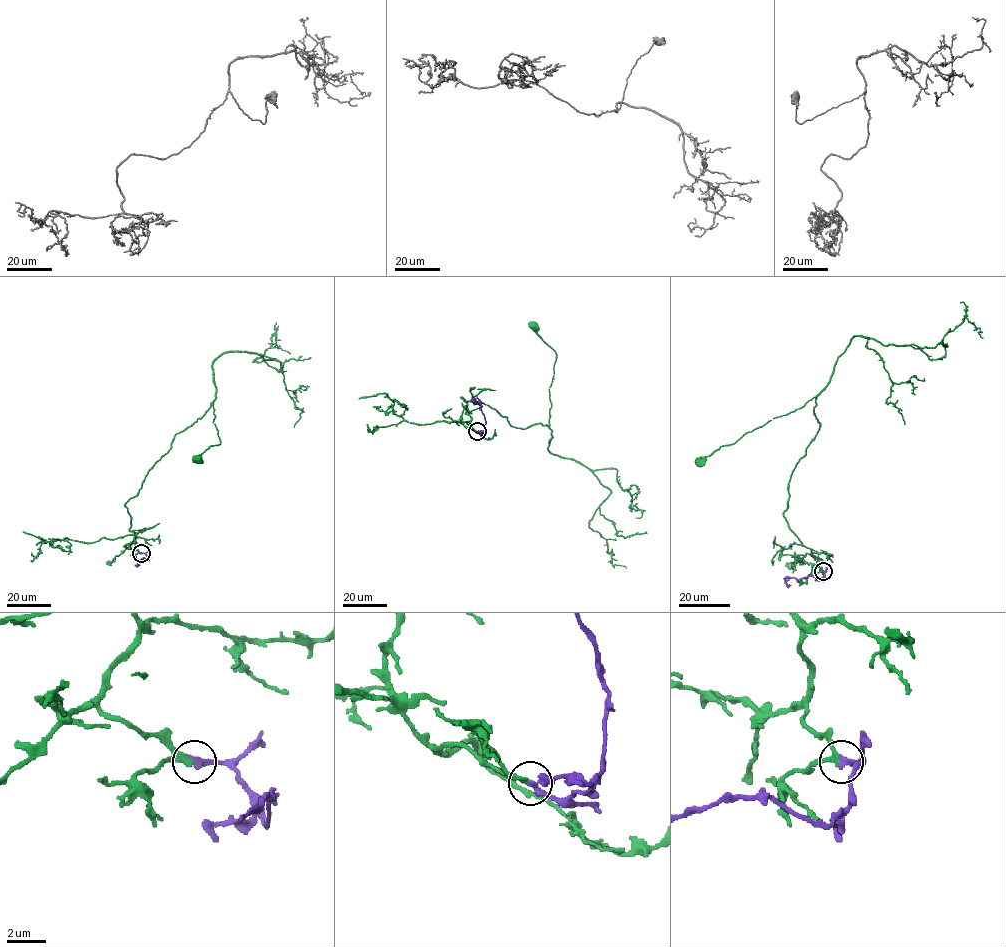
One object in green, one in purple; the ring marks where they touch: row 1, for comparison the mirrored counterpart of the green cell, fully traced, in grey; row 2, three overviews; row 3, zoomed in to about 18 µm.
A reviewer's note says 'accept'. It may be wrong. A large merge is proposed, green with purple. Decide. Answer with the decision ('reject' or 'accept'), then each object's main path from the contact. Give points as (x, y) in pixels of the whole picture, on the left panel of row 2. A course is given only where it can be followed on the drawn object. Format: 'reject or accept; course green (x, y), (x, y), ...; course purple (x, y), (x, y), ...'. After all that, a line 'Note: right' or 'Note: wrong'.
accept; course green (141, 553), (130, 547), (135, 533), (129, 530), (125, 504), (174, 436), (212, 402), (220, 443), (197, 458); course purple (141, 553), (149, 560), (149, 557), (138, 561), (140, 565)
Note: right

